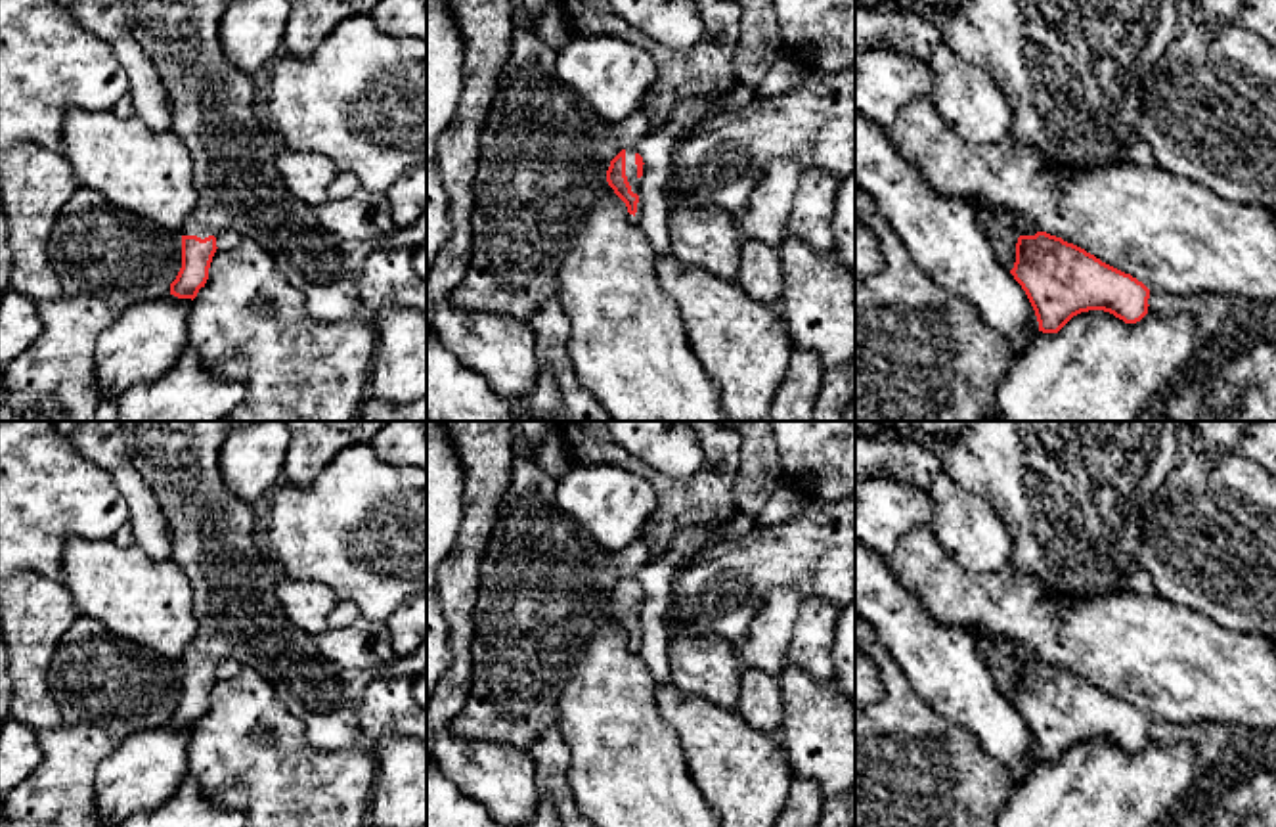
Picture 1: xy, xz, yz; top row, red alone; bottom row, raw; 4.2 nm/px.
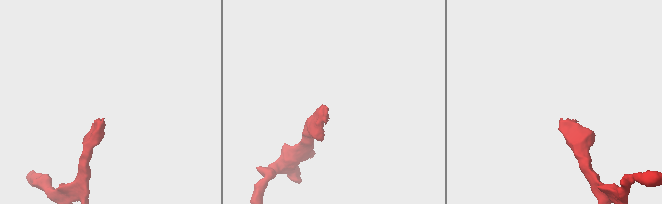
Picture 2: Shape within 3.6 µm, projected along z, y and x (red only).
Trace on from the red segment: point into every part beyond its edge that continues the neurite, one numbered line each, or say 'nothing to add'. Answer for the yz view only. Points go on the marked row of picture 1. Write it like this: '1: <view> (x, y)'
1: yz (1022, 224)

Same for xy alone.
1: xy (217, 111)

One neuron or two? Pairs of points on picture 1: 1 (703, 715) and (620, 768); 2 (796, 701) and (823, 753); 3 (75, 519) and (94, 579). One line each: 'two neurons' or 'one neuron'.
1: two neurons
2: one neuron
3: two neurons

